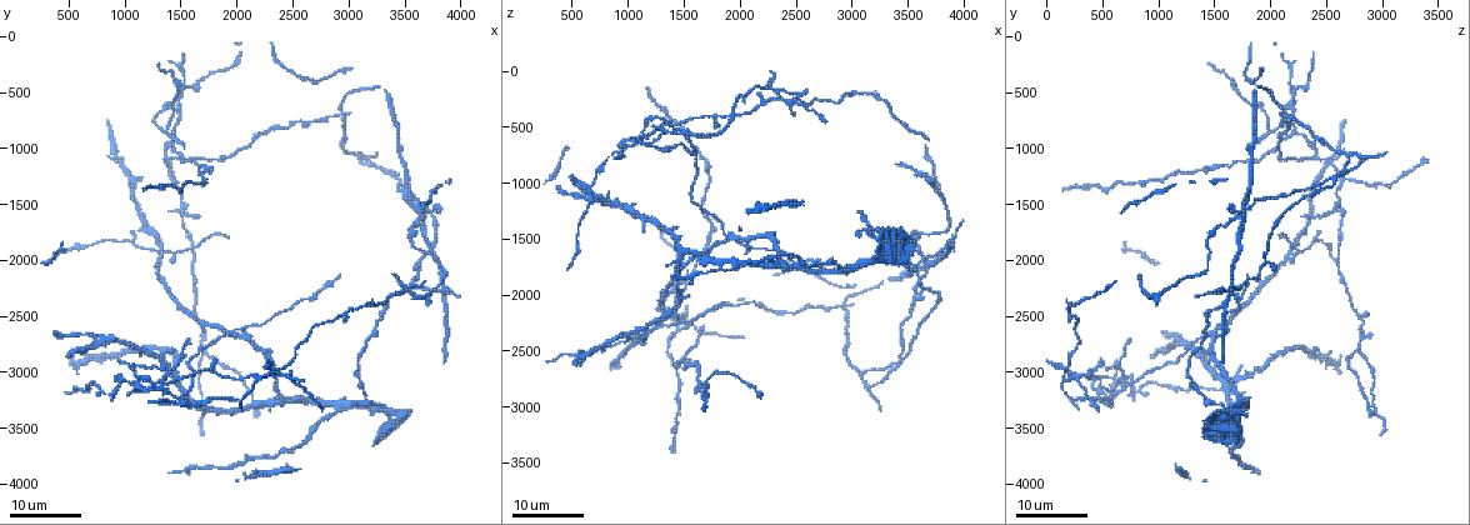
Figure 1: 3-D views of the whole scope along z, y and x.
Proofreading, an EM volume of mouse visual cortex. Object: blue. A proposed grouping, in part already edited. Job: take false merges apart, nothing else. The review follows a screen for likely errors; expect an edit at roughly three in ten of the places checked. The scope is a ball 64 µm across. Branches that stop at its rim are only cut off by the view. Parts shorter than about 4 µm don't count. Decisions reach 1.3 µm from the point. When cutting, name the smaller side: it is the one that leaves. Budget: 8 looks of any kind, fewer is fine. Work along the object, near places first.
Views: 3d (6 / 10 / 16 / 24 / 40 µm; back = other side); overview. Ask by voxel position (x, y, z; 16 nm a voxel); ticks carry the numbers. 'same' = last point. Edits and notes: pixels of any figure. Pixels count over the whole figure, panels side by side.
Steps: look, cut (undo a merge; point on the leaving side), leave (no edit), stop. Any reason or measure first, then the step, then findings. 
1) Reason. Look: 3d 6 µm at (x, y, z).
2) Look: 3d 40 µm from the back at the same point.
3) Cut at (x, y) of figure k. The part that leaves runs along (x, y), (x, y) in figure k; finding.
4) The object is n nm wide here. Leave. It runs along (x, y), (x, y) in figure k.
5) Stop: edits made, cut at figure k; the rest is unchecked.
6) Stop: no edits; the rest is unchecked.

Look: 3d 24 µm at (1700, 2820, 2760).

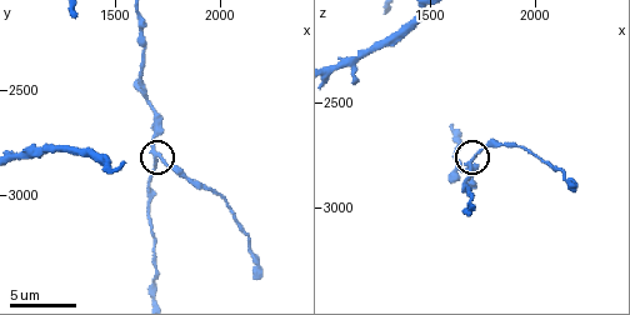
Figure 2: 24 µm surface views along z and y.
Look: 3d 10 µm at (1700, 2820, 2770).

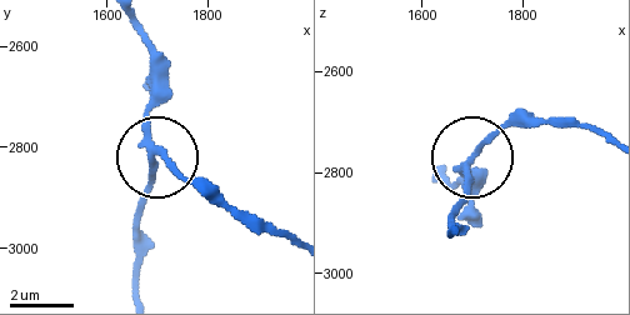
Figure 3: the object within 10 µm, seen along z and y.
3 arms meet here. Leave. It runs along (141, 23), (151, 48), (155, 160), (136, 221) in figure 3; all the same cell.

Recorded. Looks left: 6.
Four arms meet. Look: 3d 16 µm at (2940, 680, 2120).

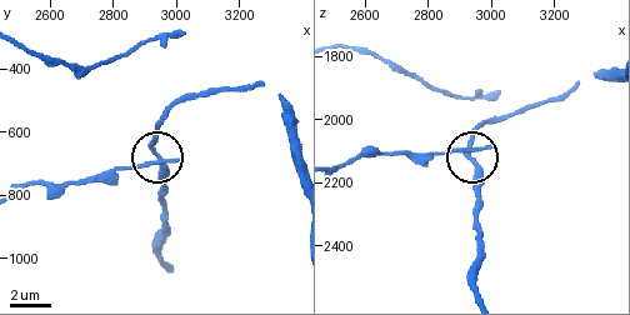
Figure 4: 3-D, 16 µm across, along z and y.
Look: 3d 10 µm at the same point.

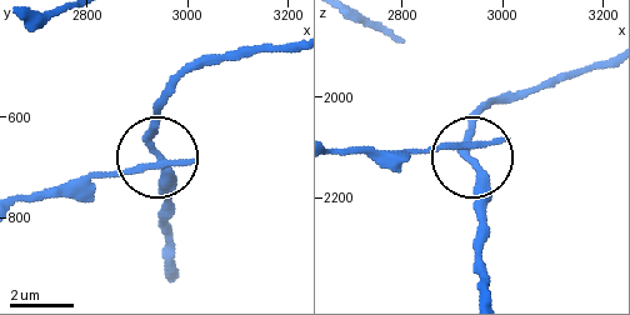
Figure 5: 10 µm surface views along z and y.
Leave. It runs along (479, 290), (479, 178), (469, 148), (393, 153) in figure 5; continuous, no second cell.

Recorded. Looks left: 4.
Look: 3d 24 µm at (2900, 3340, 1760).

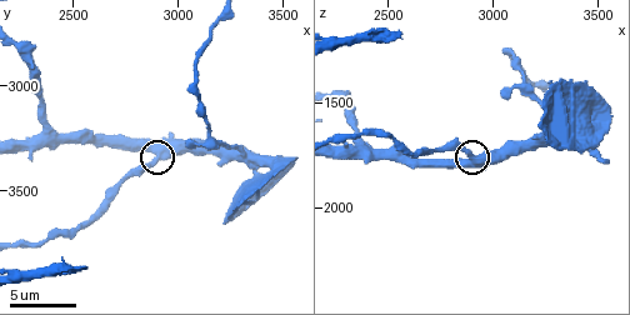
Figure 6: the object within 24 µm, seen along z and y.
Look: 3d 10 µm at (2910, 3350, 1760).

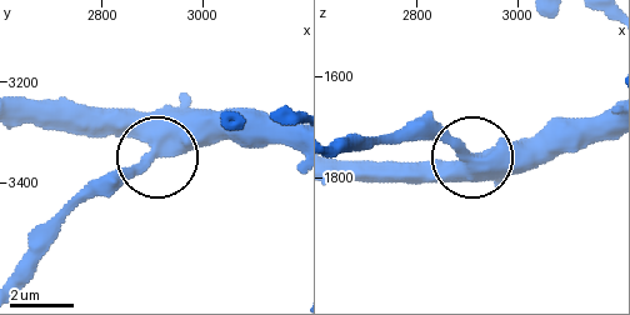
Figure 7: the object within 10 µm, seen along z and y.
The side arm is 30 µm long. Leave. All the same cell.

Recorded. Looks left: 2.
A fork. Look: 3d 24 µm at (1520, 1540, 2600).

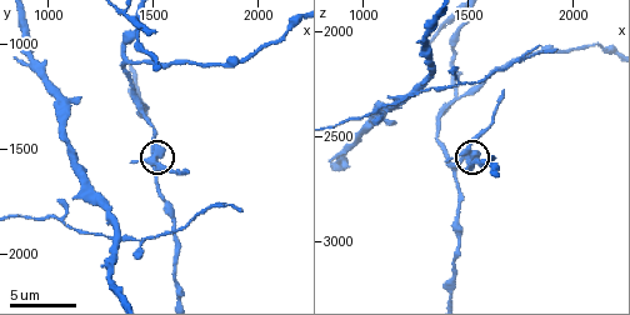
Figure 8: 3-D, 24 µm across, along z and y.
Look: 3d 10 µm at (1530, 1520, 2610).

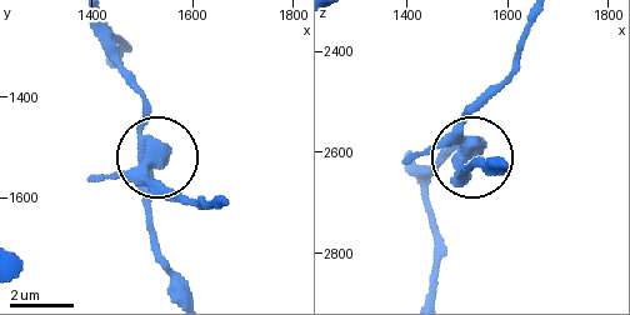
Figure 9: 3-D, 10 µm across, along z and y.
3 arms meet here. Cut at (461, 121) of figure 9. The part that leaves runs along (464, 154), (466, 115), (504, 75), (526, 26) in figure 9; two cells meet here.

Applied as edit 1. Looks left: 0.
Stop: edits made, cut at figure 9; the rest is unchecked.

